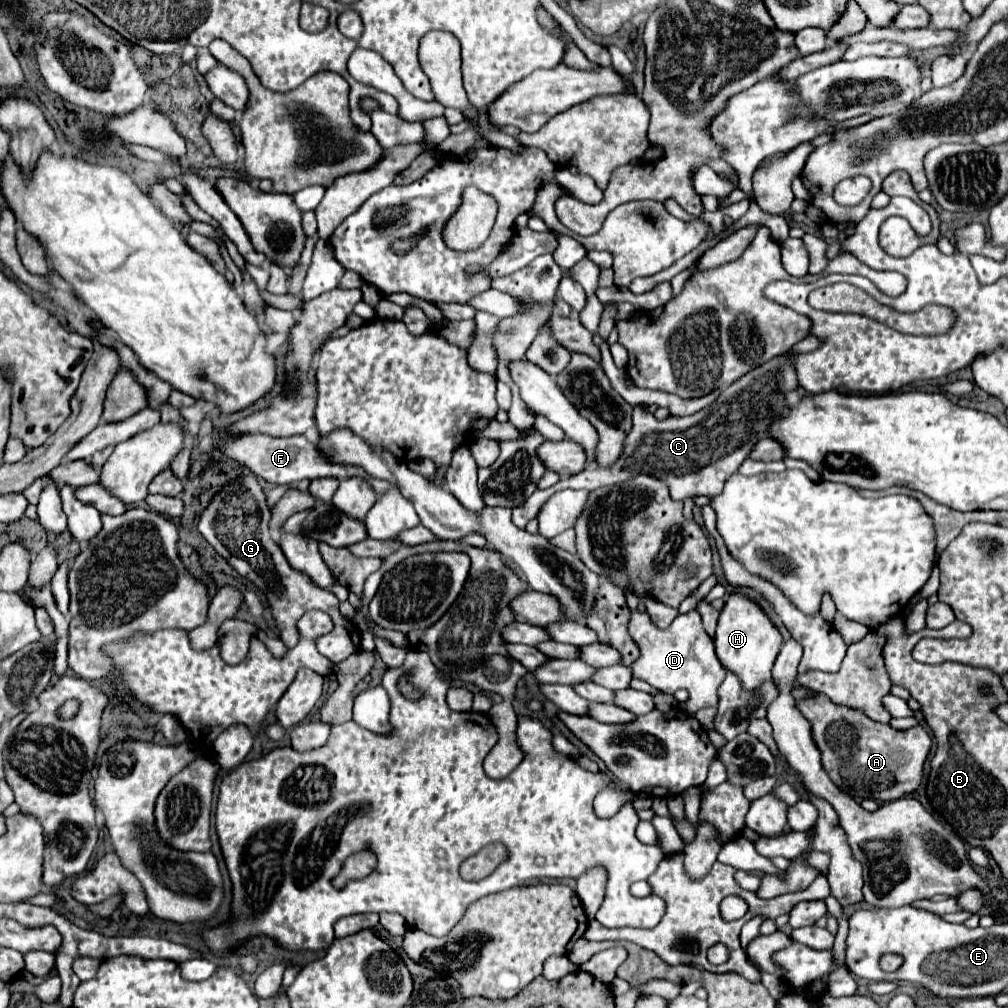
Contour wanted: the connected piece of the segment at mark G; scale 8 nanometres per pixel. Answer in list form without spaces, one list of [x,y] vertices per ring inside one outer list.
[[[245,473],[241,481],[231,483],[223,491],[219,491],[211,501],[211,505],[201,513],[199,533],[243,579],[249,579],[263,595],[267,595],[267,603],[271,607],[275,627],[279,631],[281,641],[287,647],[293,647],[297,643],[297,621],[307,611],[319,609],[329,613],[329,617],[335,623],[335,629],[327,637],[321,637],[321,655],[325,655],[331,663],[341,663],[347,657],[351,657],[355,651],[359,651],[359,641],[361,641],[359,627],[339,613],[339,601],[331,591],[311,585],[311,581],[307,581],[303,573],[295,573],[295,569],[287,565],[283,551],[279,549],[279,545],[275,545],[269,533],[269,525],[267,525],[271,517],[269,513],[271,511],[265,503],[265,495],[261,491],[259,479],[251,473]]]

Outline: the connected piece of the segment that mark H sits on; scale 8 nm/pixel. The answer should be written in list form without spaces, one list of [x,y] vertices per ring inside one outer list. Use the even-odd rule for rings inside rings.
[[[729,595],[725,607],[719,615],[717,635],[715,635],[715,653],[721,665],[739,677],[739,683],[745,691],[755,691],[771,679],[771,669],[781,647],[781,633],[769,621],[769,617],[747,597]]]

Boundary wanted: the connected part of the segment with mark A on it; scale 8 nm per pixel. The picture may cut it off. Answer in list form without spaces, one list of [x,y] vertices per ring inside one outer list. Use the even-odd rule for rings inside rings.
[[[823,693],[799,699],[797,707],[811,723],[811,735],[821,751],[821,763],[831,781],[853,799],[891,801],[913,793],[923,777],[923,765],[931,749],[931,737],[923,727],[905,731],[871,721],[857,709],[835,705]]]

